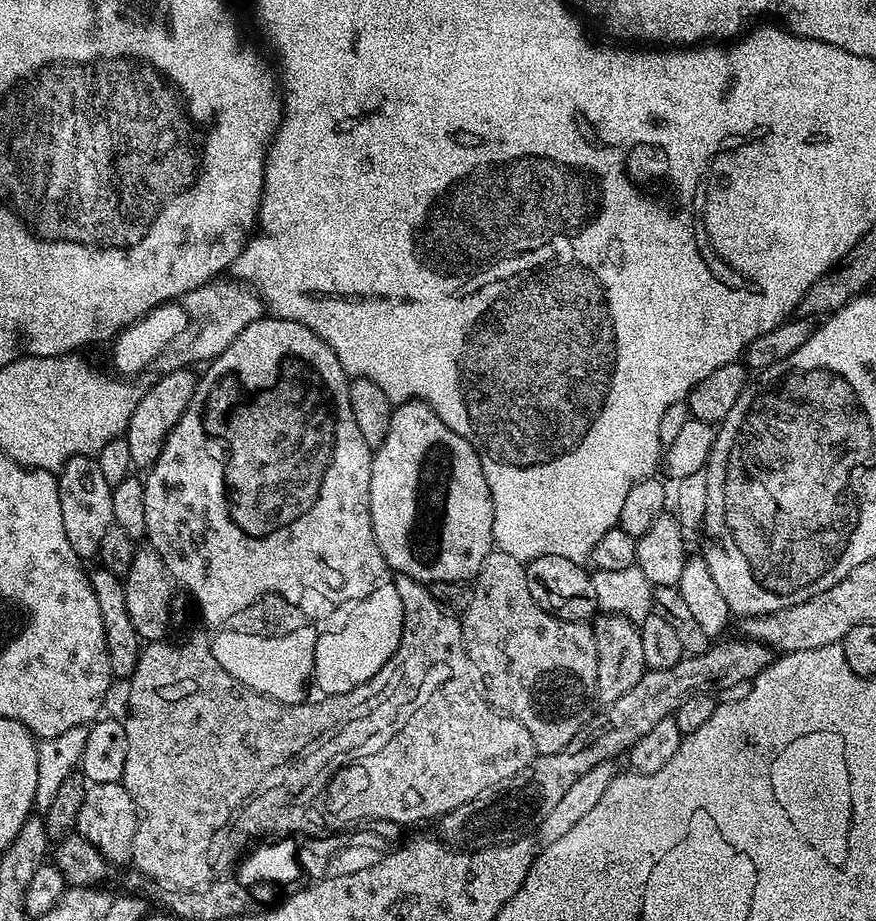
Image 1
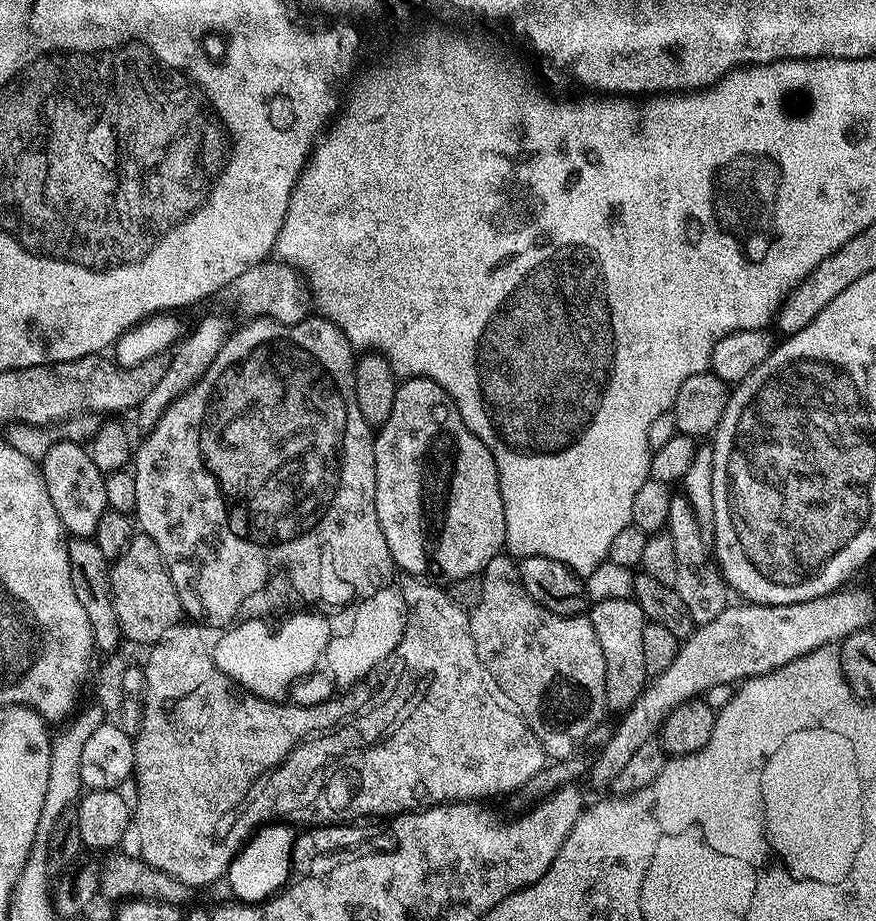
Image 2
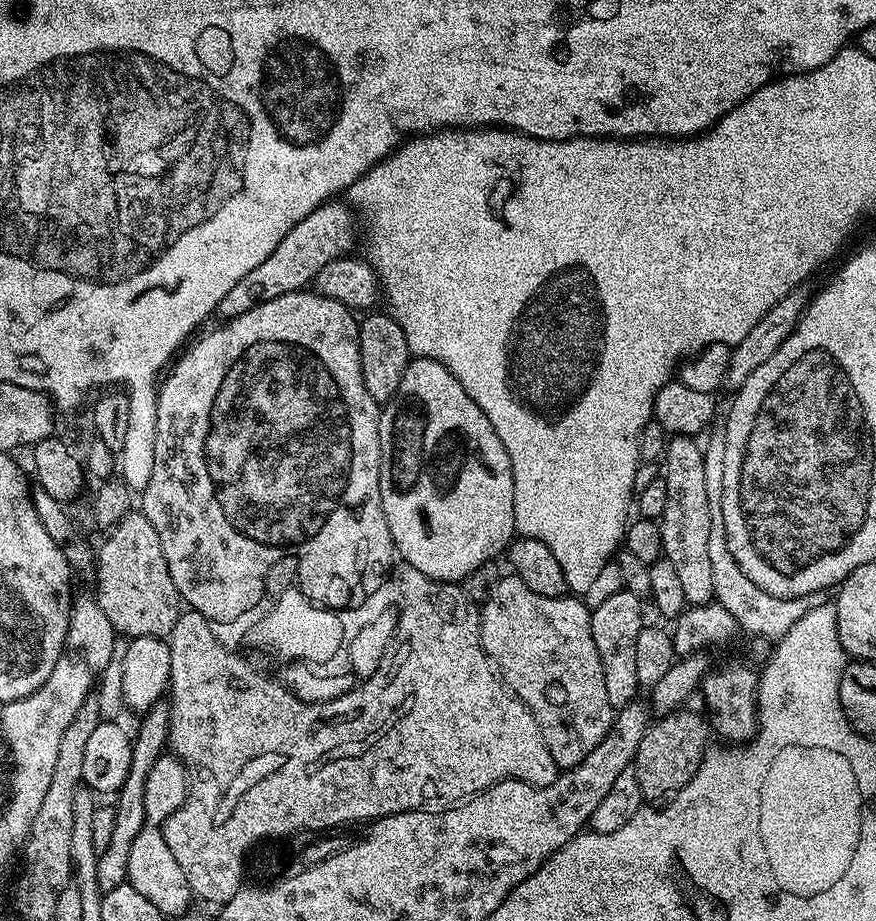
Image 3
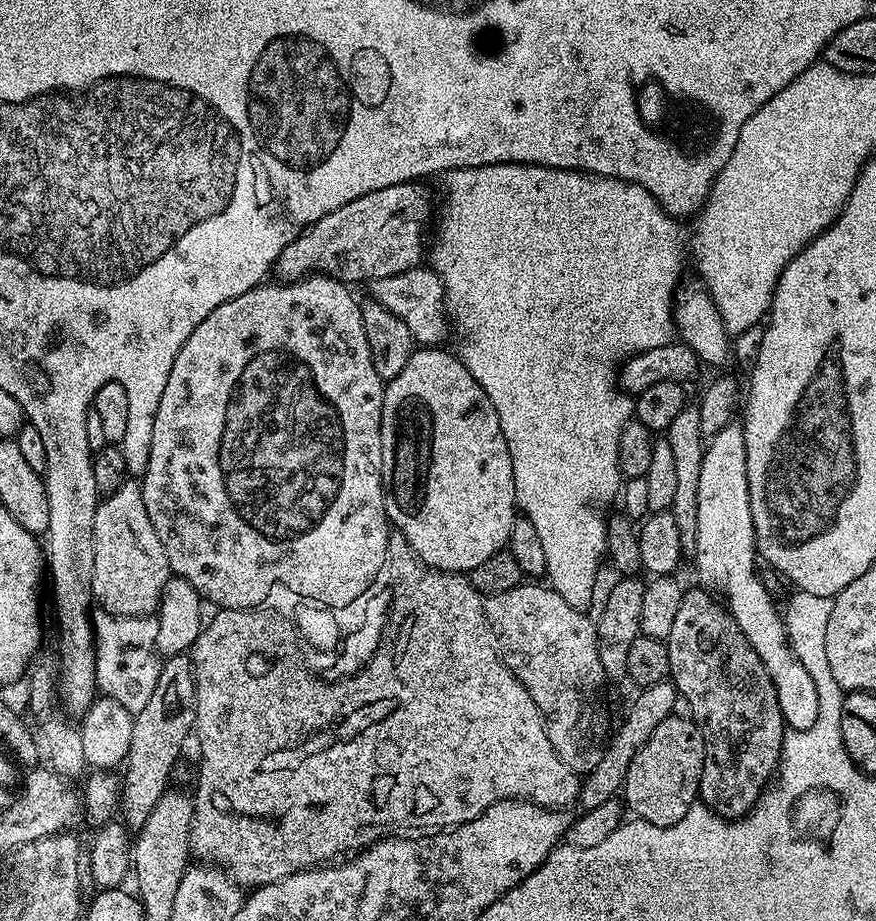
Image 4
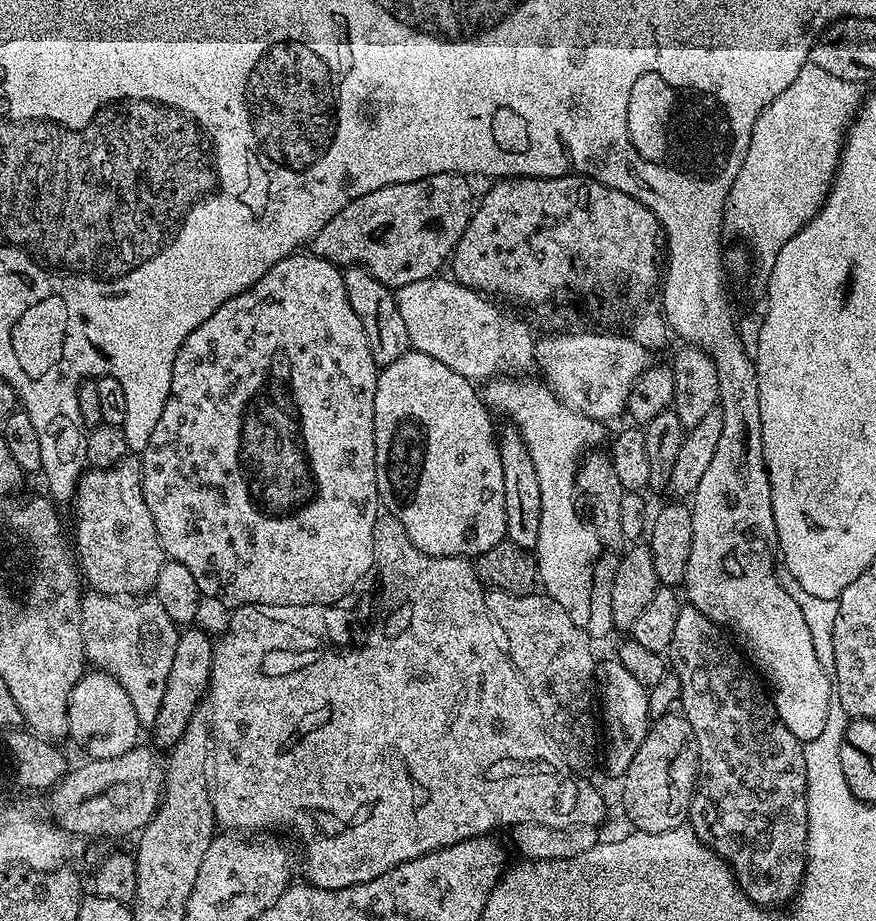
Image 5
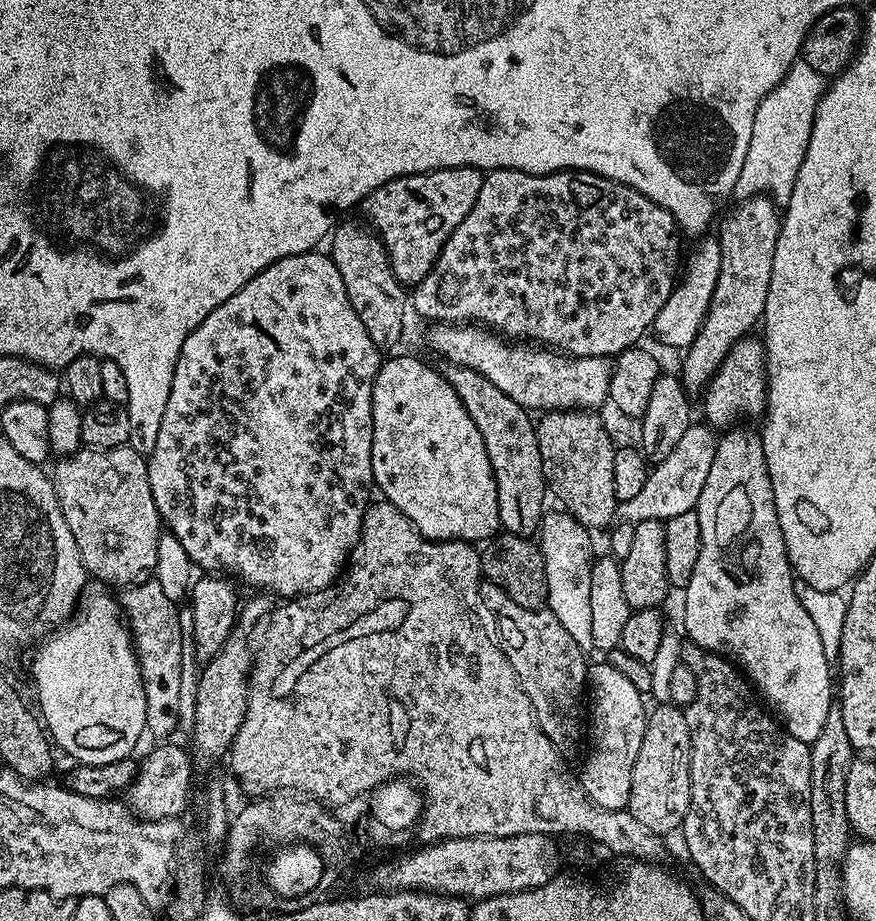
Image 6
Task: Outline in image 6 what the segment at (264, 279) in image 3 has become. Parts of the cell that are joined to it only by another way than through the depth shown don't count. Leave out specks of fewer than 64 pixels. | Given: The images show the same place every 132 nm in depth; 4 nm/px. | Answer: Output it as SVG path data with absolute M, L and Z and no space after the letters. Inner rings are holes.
M439 168L433 172L419 172L402 178L394 178L382 186L378 186L362 202L362 209L368 215L367 223L373 232L379 236L388 251L392 263L392 272L398 282L405 286L415 286L430 274L438 254L444 248L444 243L454 234L458 222L470 214L474 202L478 198L478 190L482 190L485 173L478 168Z

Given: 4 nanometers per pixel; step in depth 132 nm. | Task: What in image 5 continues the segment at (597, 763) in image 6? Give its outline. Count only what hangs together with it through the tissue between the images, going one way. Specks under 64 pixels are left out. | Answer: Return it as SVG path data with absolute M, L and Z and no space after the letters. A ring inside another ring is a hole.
M609 658L608 661L601 663L598 668L598 680L599 683L604 683L604 708L602 704L602 736L606 741L606 748L608 744L608 772L616 778L623 777L624 772L630 766L630 762L634 762L634 754L638 754L638 746L642 746L642 742L646 742L646 734L648 733L648 726L650 723L650 706L648 705L648 693L649 689L646 689L642 686L642 682L637 682L634 677L628 673L626 666L622 666L620 661L615 658Z

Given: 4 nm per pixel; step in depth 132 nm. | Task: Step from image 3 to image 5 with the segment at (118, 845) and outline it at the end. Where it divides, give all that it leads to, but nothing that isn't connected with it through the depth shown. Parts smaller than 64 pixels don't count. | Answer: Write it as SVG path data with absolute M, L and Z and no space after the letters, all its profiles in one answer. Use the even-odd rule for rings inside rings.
M188 626L179 633L174 662L171 663L169 677L166 679L165 693L162 697L161 708L158 710L154 725L157 745L171 746L182 738L186 726L192 716L197 715L199 706L205 699L208 690L208 679L212 677L212 650L214 640L197 626Z

